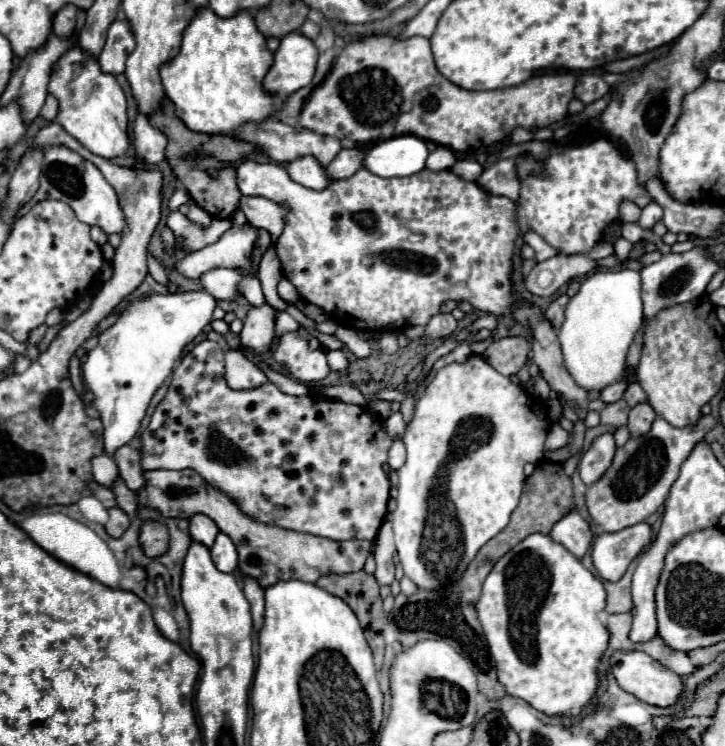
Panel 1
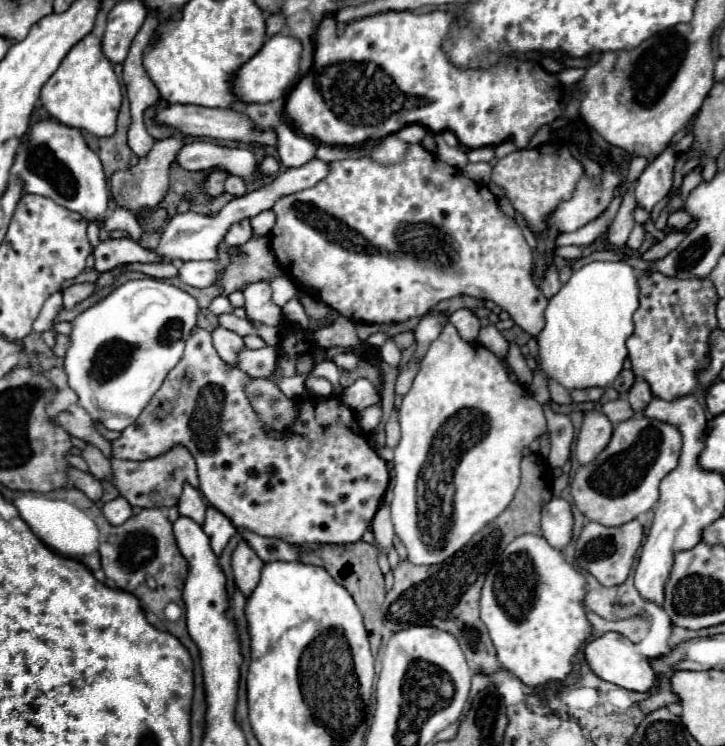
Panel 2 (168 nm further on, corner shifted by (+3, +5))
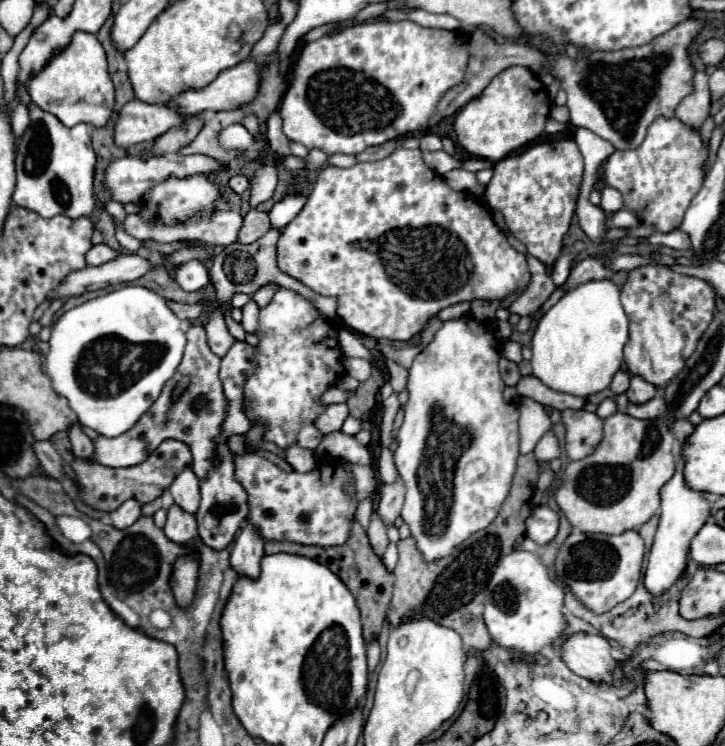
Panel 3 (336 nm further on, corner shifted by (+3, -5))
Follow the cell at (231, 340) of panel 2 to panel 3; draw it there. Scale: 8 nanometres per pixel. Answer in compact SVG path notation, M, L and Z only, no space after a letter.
M215 308L205 324L205 332L207 332L207 342L209 348L217 354L217 356L225 356L229 346L235 342L235 338L229 334L225 318L223 318L223 308Z

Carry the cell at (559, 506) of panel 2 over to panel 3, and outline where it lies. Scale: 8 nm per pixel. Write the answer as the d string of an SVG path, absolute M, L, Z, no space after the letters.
M545 504L533 506L531 516L525 520L525 536L537 542L539 546L545 546L553 536L557 534L559 528L559 516Z

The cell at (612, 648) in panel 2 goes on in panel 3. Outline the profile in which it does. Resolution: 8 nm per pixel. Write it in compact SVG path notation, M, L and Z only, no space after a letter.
M577 632L563 640L561 660L575 674L589 678L593 682L619 684L621 662L611 656L611 646L607 638L589 632Z

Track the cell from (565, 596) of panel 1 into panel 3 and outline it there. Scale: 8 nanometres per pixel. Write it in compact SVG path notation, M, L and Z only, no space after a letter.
M515 550L501 558L487 586L485 624L493 642L523 654L541 652L563 632L563 588L549 576L537 554Z

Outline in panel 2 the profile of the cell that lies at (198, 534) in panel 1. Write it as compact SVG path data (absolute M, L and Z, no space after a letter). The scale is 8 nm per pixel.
M185 484L177 508L179 508L179 514L181 514L181 516L187 516L187 518L191 518L191 520L197 522L197 524L203 524L203 522L205 522L207 504L205 504L203 496L201 496L195 488L191 488L189 484Z

